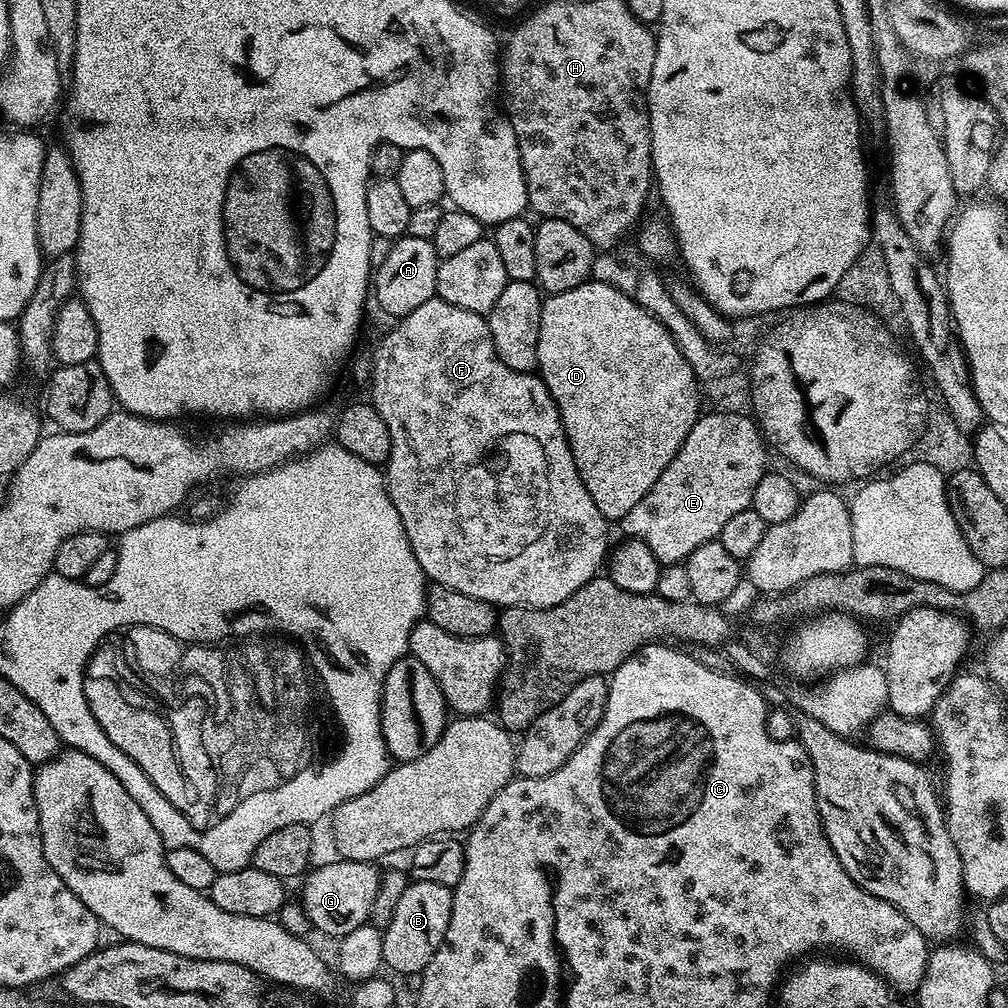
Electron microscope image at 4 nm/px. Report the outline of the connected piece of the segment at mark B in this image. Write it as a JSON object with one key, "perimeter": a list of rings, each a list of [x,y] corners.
{"perimeter":[[[412,880],[402,893],[394,916],[382,929],[383,963],[404,976],[415,977],[434,958],[438,946],[442,946],[442,938],[446,938],[446,930],[450,926],[450,910],[452,909],[452,889],[438,882],[422,882]]]}

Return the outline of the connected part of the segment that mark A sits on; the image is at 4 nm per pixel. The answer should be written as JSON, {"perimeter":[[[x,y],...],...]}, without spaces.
{"perimeter":[[[403,235],[393,239],[390,255],[382,266],[374,269],[374,300],[391,318],[402,318],[410,310],[418,310],[422,302],[430,302],[436,296],[440,255],[434,250],[431,240]]]}

